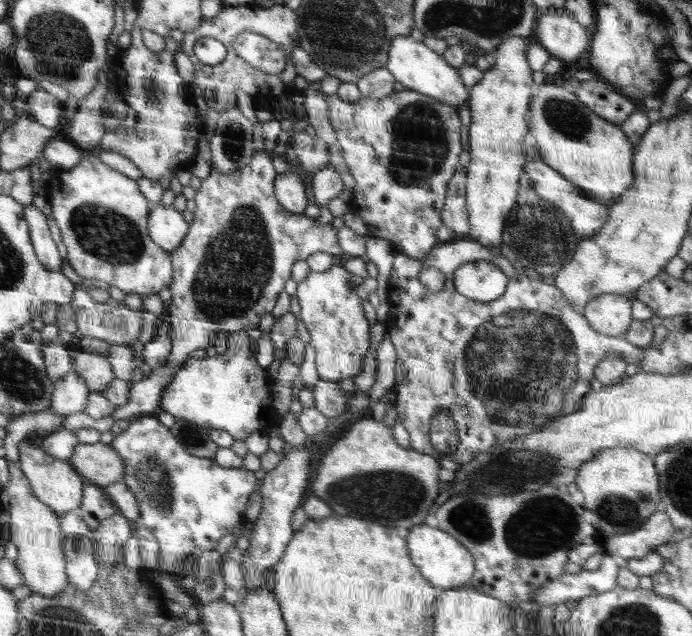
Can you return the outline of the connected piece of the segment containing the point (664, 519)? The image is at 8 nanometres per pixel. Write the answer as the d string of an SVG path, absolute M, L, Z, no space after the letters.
M657 510L636 530L619 534L601 541L604 552L616 556L620 561L642 558L657 547L670 542L675 526L666 513Z

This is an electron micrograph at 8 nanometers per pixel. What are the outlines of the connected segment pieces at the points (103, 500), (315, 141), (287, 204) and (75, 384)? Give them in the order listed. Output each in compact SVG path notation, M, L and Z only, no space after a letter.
M85 482L83 497L78 508L81 519L91 528L98 525L109 516L115 515L117 510L104 489L92 482Z
M308 132L295 134L293 149L306 171L315 173L329 164L327 144L318 137L312 137Z
M278 173L273 191L276 200L288 211L303 214L310 202L306 197L306 187L297 173Z
M68 372L64 378L57 380L52 391L50 409L53 413L67 416L80 413L86 407L86 401L91 391L86 388L86 382L76 376L76 372Z

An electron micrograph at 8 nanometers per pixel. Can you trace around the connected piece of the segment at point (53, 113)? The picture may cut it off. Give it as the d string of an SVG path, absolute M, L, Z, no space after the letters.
M41 88L28 95L26 106L35 122L52 129L58 126L60 114L64 111L62 102Z

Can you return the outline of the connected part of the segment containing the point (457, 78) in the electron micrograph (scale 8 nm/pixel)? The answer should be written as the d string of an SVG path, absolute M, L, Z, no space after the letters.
M409 35L392 39L385 67L397 80L399 88L412 89L426 96L440 99L456 110L459 110L462 104L469 103L466 84L463 83L459 71L452 68L441 54L430 50L422 41L416 41Z

